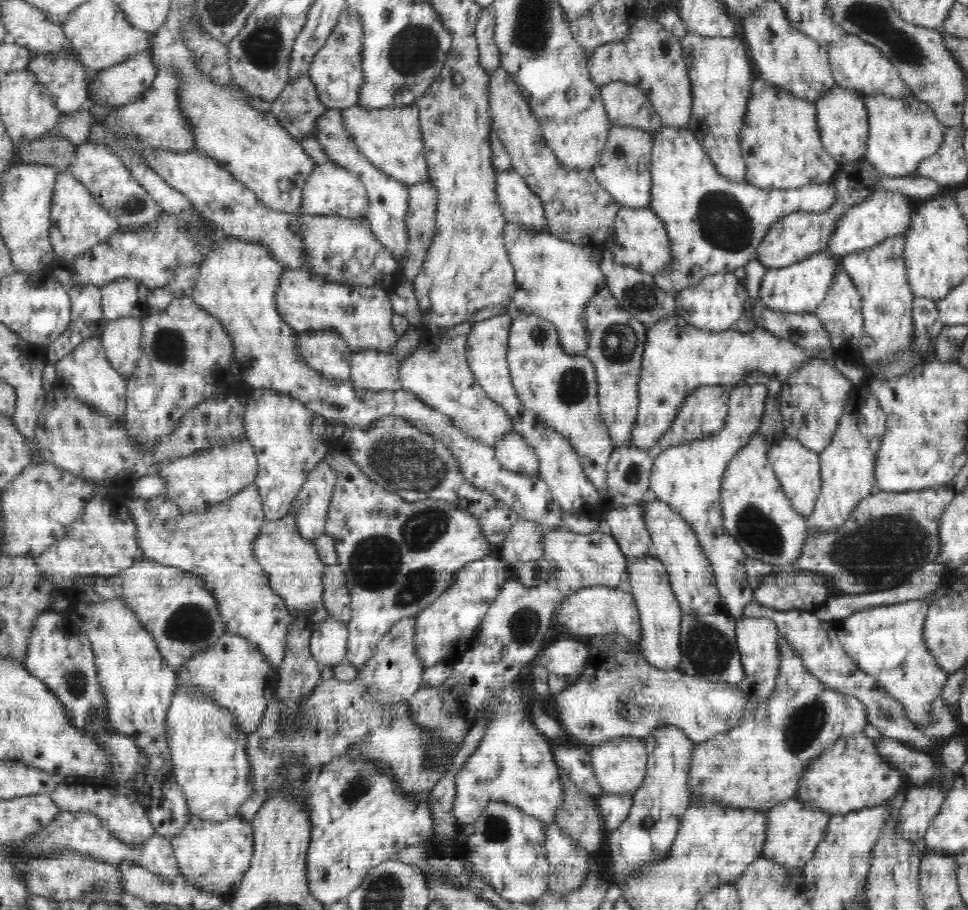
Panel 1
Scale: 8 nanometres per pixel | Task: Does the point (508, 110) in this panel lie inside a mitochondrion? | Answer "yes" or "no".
no

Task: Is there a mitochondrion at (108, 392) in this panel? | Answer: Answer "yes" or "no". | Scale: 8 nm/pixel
no

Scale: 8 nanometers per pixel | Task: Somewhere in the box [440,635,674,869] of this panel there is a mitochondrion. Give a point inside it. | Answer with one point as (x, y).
(630, 709)

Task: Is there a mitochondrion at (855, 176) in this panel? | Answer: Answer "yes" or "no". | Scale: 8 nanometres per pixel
no

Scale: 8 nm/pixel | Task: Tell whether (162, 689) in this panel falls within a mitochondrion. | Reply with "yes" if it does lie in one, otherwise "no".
no

